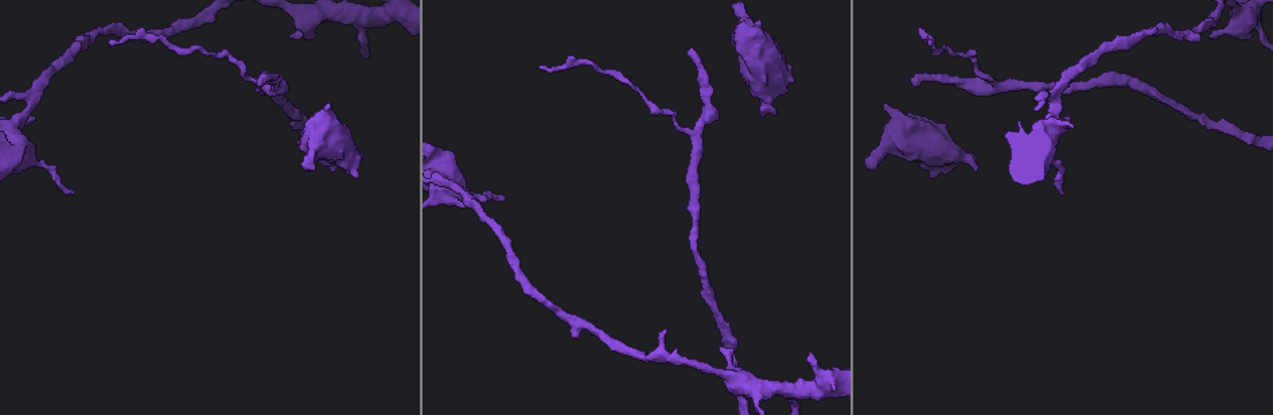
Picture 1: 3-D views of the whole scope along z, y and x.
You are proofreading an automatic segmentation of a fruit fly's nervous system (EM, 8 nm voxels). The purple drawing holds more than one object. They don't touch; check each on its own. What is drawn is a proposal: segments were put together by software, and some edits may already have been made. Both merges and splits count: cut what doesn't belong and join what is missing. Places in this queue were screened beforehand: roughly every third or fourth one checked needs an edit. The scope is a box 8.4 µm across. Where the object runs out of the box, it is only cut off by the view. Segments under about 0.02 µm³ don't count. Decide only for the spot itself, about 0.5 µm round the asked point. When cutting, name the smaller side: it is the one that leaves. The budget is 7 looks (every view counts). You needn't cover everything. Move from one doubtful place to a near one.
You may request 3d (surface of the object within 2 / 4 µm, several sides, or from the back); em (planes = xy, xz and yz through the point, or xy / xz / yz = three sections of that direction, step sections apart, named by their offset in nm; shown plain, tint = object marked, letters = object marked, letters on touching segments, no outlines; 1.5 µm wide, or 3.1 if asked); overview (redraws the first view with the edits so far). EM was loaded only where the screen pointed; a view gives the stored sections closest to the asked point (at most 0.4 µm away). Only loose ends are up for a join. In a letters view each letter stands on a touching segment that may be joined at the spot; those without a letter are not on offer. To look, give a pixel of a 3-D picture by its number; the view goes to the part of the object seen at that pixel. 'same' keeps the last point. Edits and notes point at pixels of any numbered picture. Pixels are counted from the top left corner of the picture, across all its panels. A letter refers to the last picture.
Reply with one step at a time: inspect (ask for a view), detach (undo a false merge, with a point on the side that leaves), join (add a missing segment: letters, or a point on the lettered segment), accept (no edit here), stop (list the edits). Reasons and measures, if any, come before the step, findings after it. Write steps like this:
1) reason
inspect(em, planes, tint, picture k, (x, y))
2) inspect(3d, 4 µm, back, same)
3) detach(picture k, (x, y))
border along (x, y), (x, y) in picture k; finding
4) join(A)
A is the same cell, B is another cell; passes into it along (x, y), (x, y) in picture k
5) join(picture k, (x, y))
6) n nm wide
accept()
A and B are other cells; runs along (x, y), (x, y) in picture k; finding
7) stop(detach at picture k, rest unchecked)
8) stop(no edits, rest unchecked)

free end
inspect(em, planes, letters, picture 1, (330, 168))

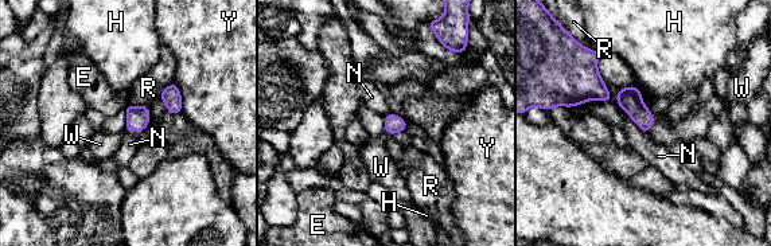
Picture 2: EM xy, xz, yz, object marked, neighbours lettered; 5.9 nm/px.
accept()
E, H, N, R, W and Y are other cells; border along (655, 121), (647, 132) in picture 2; no lettered segment goes on from it

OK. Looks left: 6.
thin end
inspect(em, planes, letters, picture 1, (74, 190))

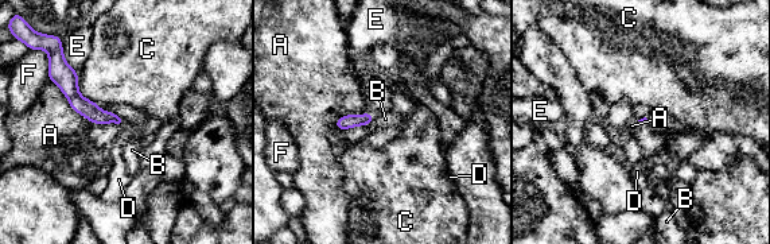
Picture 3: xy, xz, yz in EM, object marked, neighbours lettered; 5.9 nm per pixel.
join(D)
D is the same cell, A, B, C, E and F are other cells; passes into it along (86, 108), (123, 124), (127, 132) in picture 3; the cell continues

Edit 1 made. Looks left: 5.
branch stops here
inspect(em, yz, step 8, tint, picture 1, (689, 50))

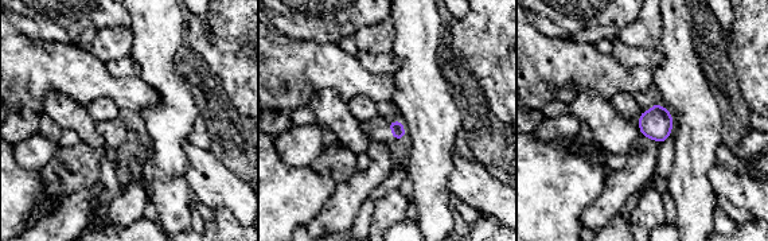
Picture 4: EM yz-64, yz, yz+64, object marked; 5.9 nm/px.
cut it another way
inspect(em, planes, letters, same)

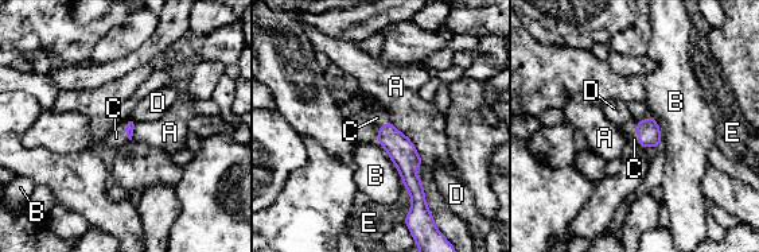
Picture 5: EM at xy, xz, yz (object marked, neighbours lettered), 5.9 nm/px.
B touches over 340 nm
join(C)
C is the same cell, A, B, D and E are other cells; passes into it along (647, 131), (637, 134), (629, 130) in picture 5; it goes on there

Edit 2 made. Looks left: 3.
stop(join at picture 3, join at picture 5, rest unchecked)

